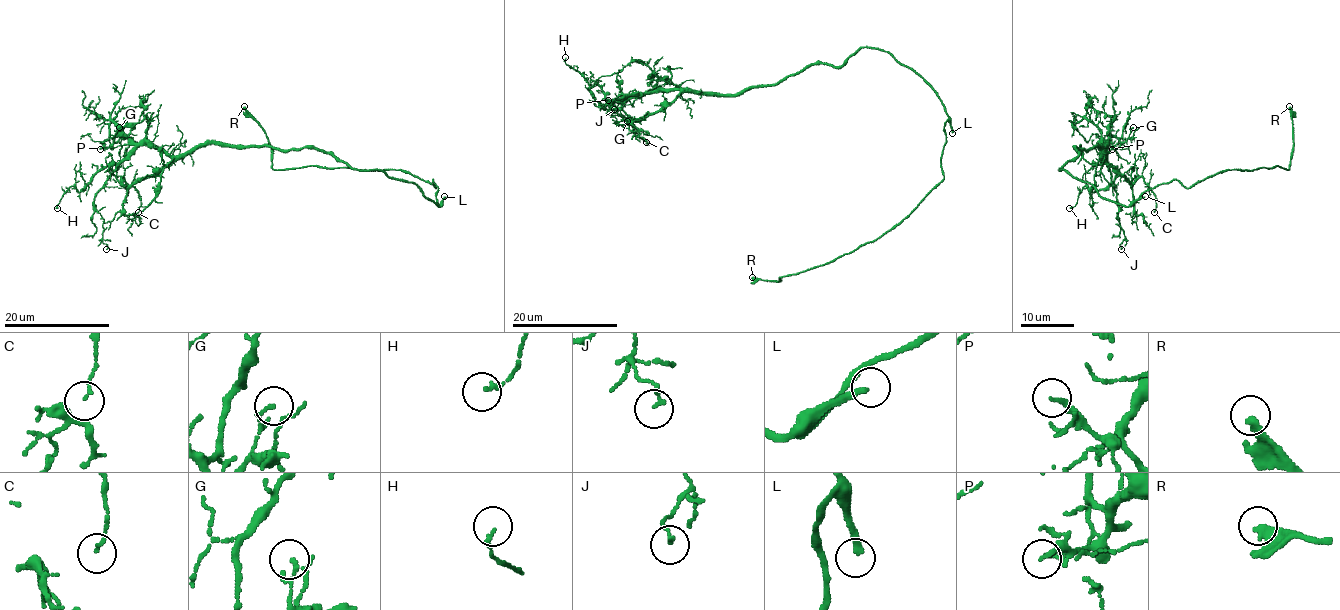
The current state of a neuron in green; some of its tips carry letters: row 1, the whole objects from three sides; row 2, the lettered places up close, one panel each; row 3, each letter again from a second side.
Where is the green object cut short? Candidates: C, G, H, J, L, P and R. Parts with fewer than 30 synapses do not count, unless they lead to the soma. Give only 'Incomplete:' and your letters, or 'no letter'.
Incomplete: L, R

